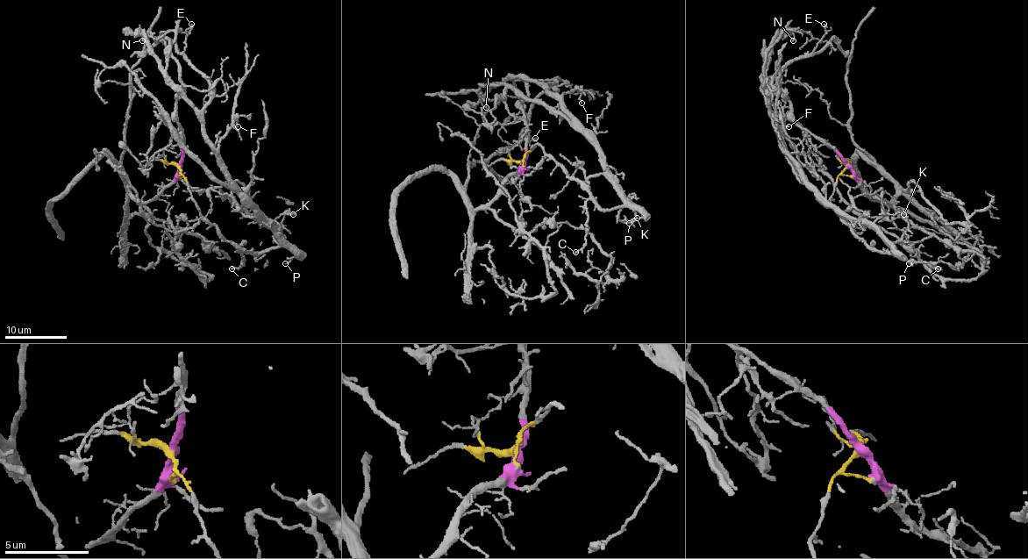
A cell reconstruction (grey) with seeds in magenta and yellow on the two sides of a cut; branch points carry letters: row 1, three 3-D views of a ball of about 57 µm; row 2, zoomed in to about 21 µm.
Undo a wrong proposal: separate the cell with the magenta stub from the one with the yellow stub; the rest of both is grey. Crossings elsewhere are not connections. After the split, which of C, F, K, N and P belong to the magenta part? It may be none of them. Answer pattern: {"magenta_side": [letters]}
{"magenta_side": ["N"]}

